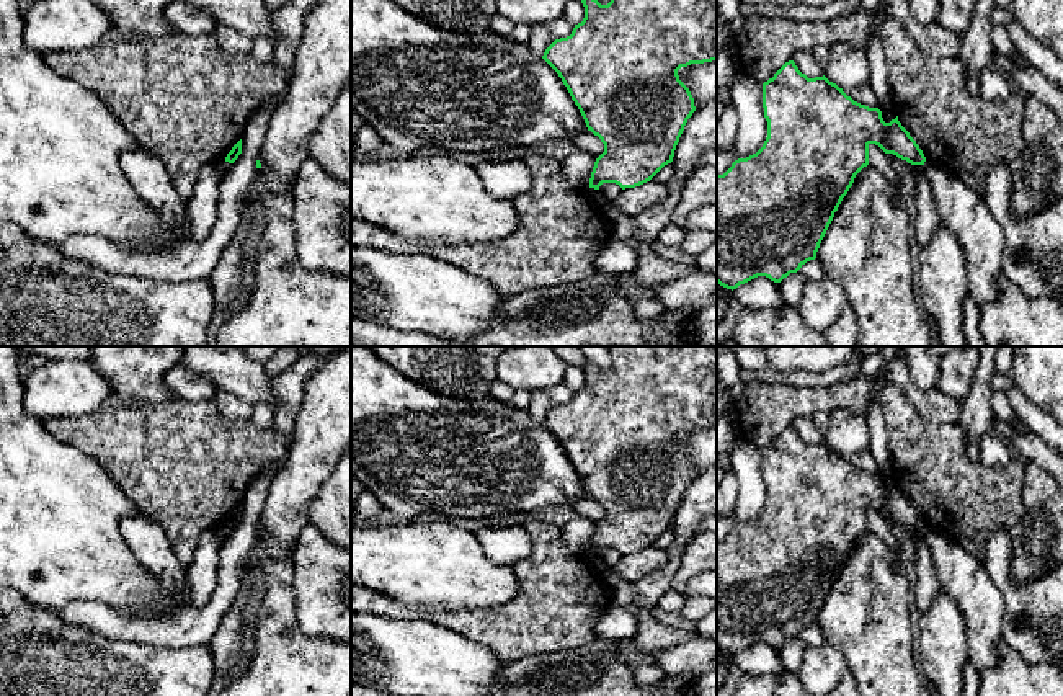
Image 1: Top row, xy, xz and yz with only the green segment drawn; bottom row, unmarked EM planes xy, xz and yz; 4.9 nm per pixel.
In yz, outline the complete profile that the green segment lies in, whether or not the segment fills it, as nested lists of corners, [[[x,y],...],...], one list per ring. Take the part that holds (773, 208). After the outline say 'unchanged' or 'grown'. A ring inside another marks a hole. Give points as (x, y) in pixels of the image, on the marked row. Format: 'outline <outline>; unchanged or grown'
outline [[[794,60],[785,62],[772,78],[763,83],[763,108],[764,118],[767,121],[767,137],[763,147],[746,157],[738,158],[732,163],[732,167],[723,173],[717,175],[717,283],[727,289],[736,289],[740,284],[745,284],[758,276],[766,276],[774,283],[781,283],[790,273],[797,273],[807,261],[816,258],[816,252],[820,243],[838,211],[843,198],[847,194],[849,188],[854,183],[856,175],[869,165],[869,145],[878,145],[885,154],[893,154],[901,160],[906,160],[911,165],[924,165],[926,157],[916,141],[910,136],[910,132],[901,126],[898,116],[890,123],[885,123],[882,118],[882,111],[878,108],[869,108],[854,101],[847,96],[843,88],[836,83],[829,82],[825,75],[808,78],[805,74],[798,70]]]; unchanged

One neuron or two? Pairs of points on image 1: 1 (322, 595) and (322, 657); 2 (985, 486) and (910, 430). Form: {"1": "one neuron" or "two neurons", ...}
{"1": "two neurons", "2": "one neuron"}

